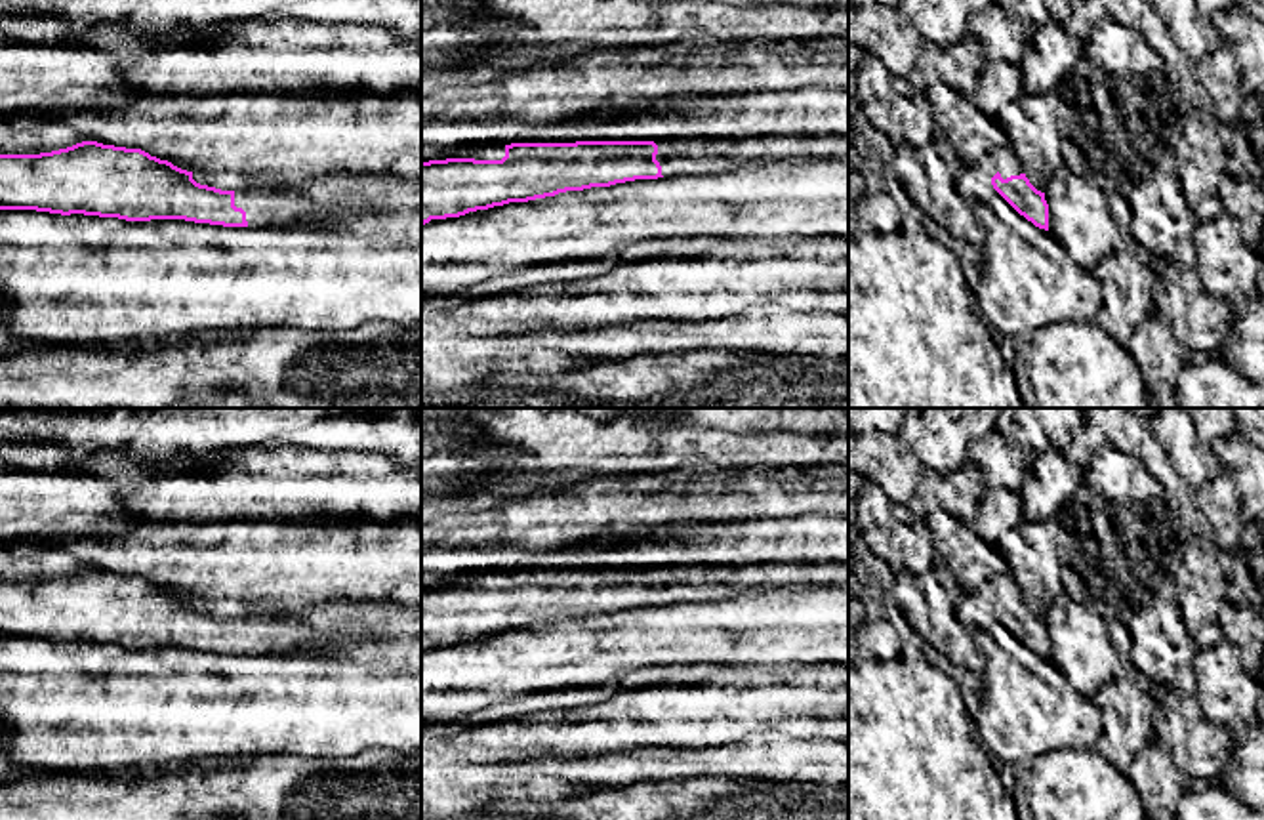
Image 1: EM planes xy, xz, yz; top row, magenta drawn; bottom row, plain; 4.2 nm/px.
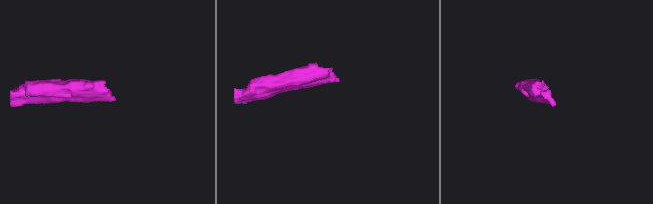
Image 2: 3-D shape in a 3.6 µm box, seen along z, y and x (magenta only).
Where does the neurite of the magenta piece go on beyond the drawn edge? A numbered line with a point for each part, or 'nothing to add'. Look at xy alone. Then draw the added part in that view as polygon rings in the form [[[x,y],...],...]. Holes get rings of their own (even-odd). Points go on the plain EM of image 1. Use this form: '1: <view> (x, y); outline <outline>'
1: xy (264, 634); outline [[[240,616],[234,618],[234,633],[246,639],[248,654],[309,654],[322,646],[320,635],[305,627],[296,627],[288,616]]]

